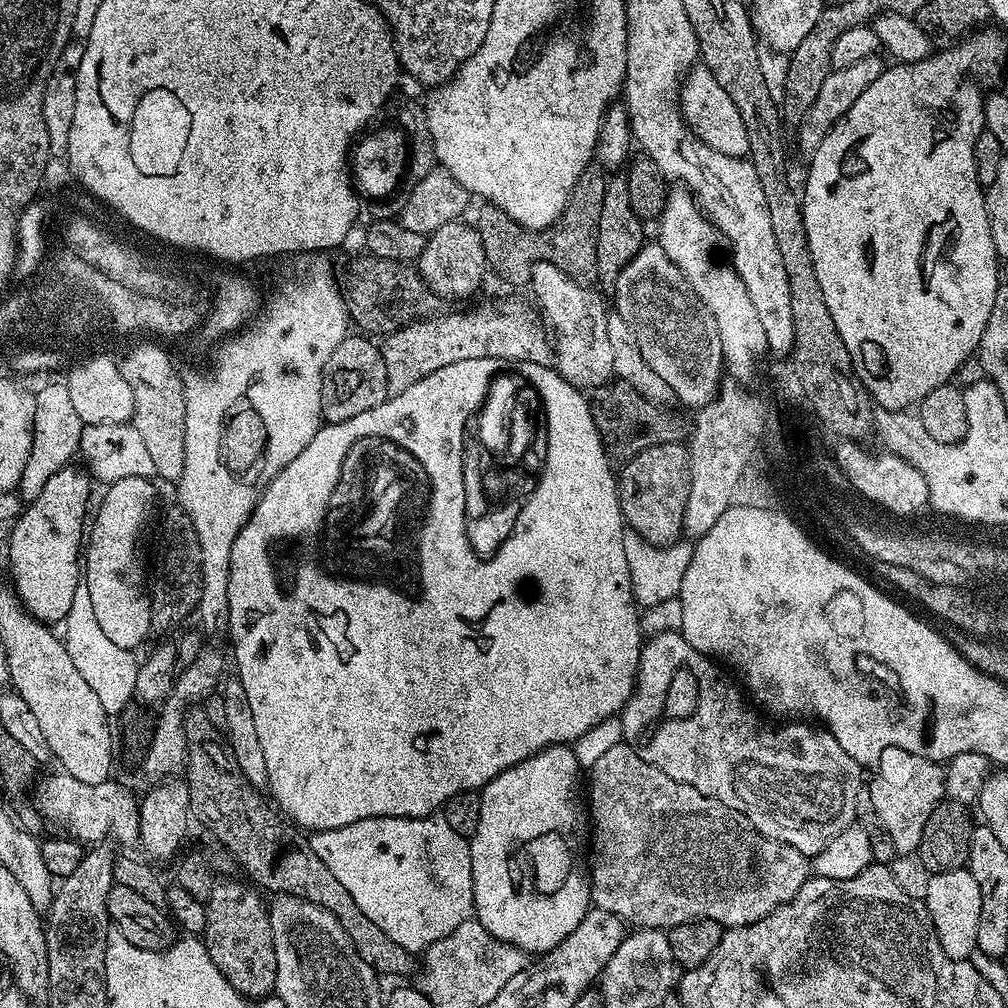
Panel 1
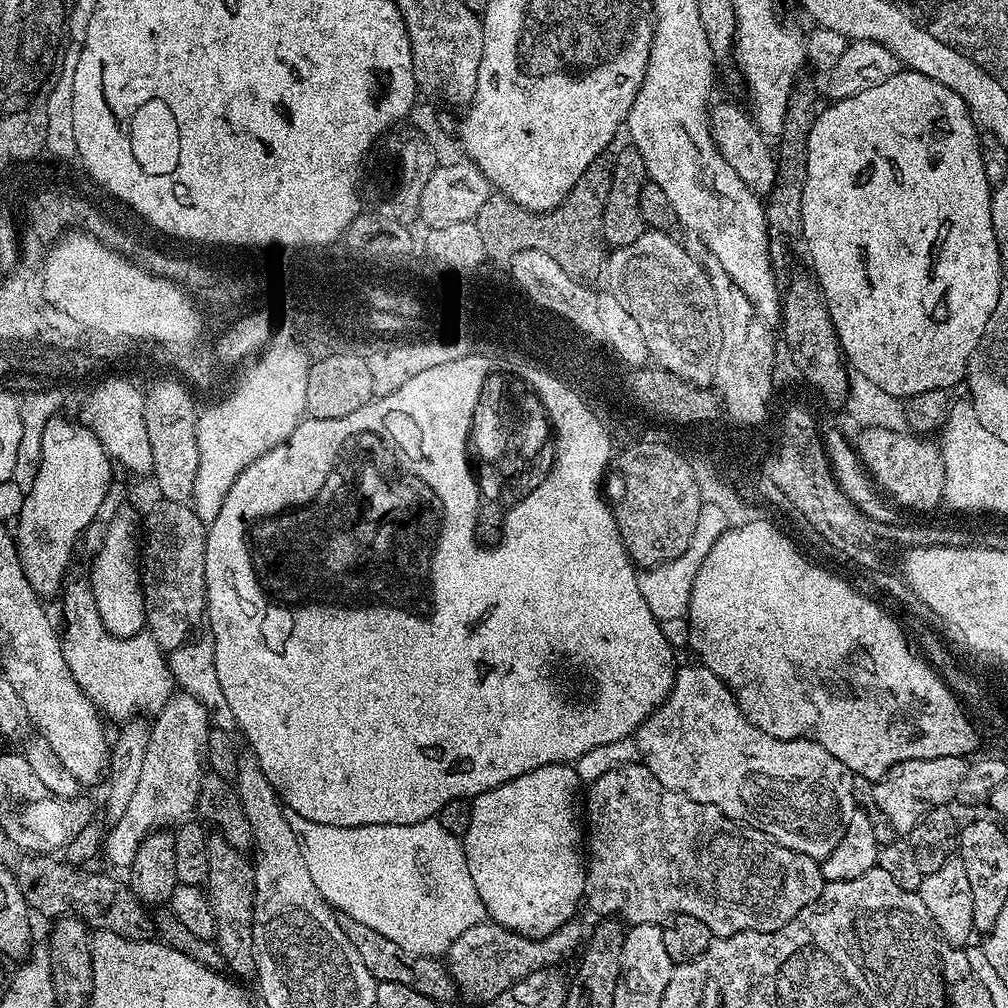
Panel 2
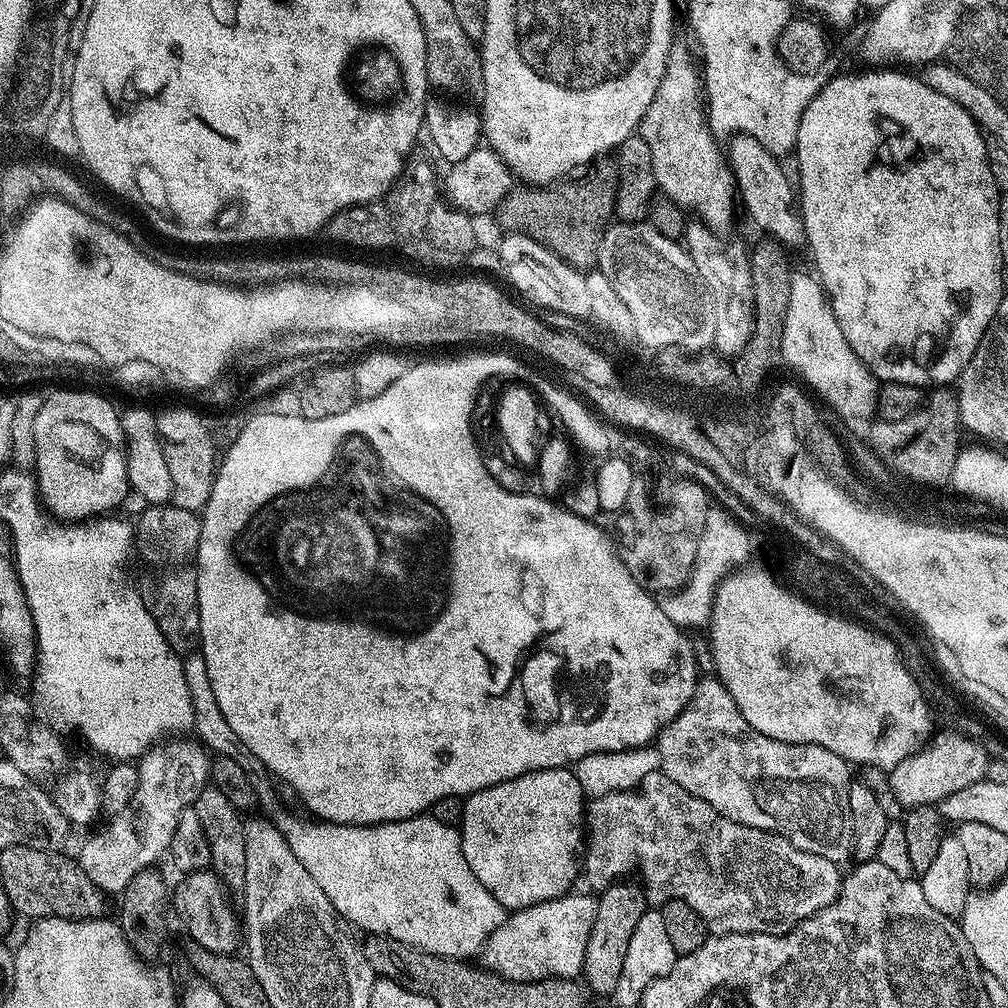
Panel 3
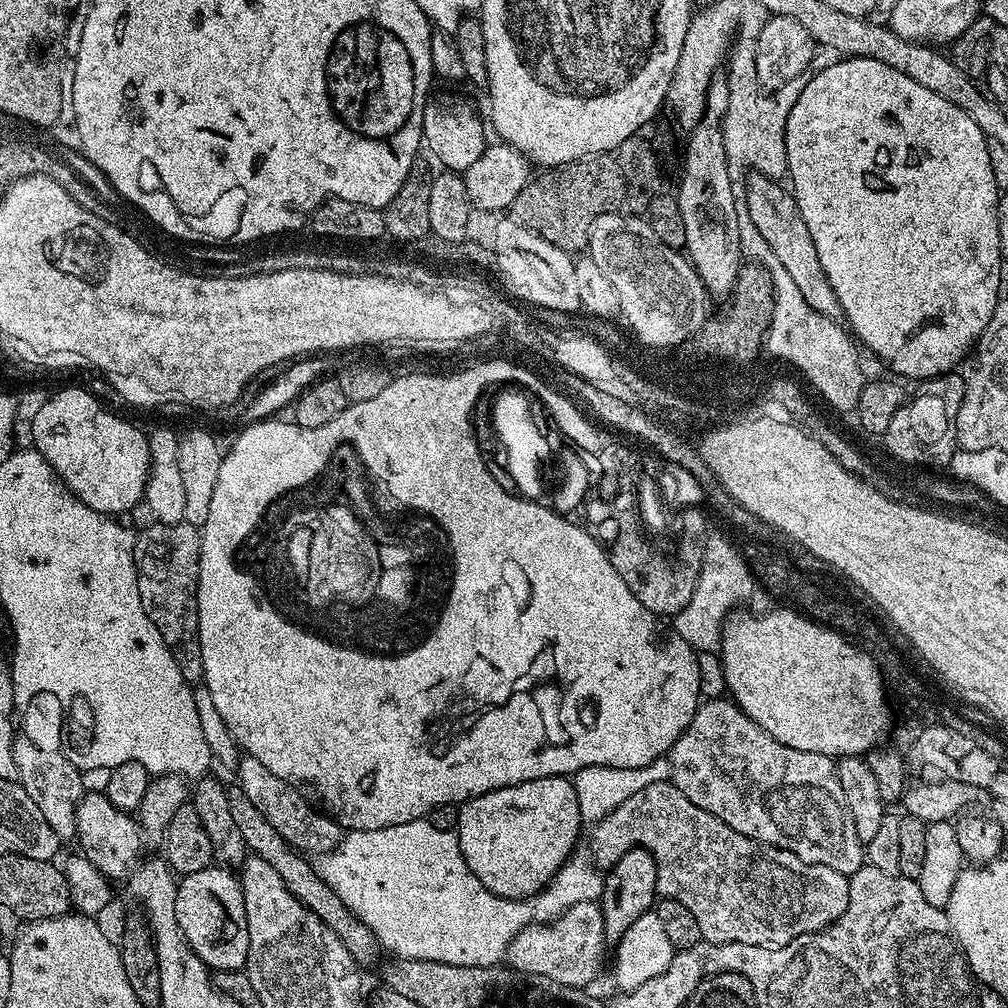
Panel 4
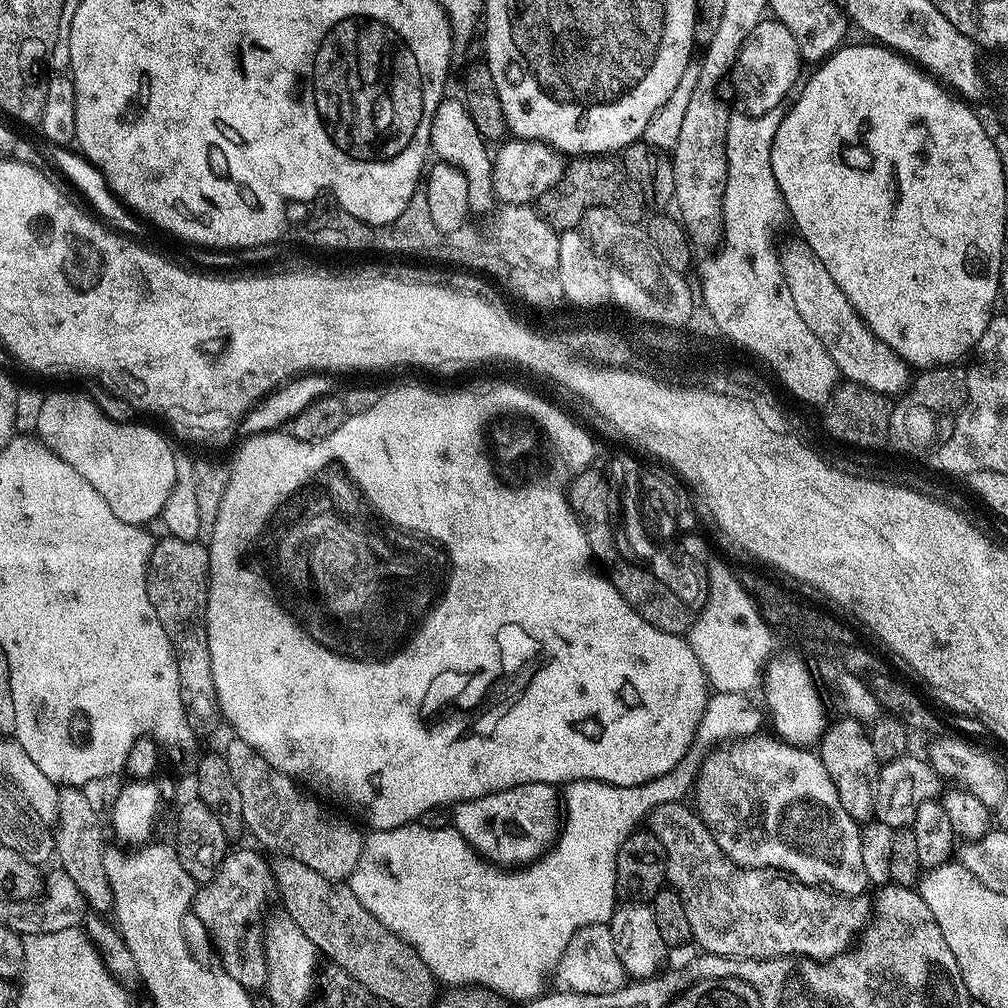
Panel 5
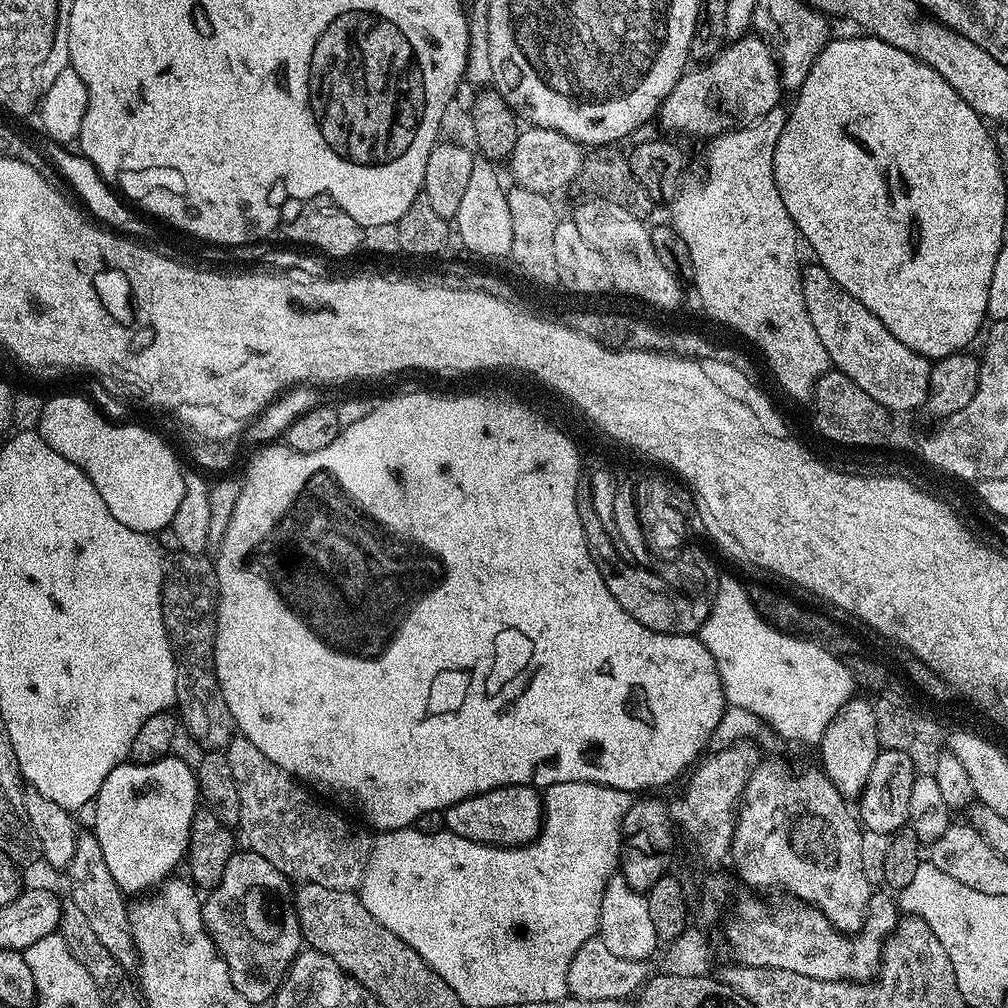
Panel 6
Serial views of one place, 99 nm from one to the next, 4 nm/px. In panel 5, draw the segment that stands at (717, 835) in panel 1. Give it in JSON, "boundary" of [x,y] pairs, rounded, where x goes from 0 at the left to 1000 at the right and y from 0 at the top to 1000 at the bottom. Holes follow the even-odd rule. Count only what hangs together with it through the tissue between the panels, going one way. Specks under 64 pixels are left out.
{"boundary":[[[674,794],[654,798],[642,807],[642,824],[657,835],[663,852],[662,876],[677,891],[681,911],[685,911],[687,933],[694,936],[697,943],[713,948],[748,949],[750,952],[765,948],[796,948],[821,952],[838,943],[846,936],[863,909],[862,894],[857,891],[836,889],[817,879],[797,877],[789,869],[772,861],[738,861],[729,857],[712,839],[710,830],[694,813],[693,806]]]}

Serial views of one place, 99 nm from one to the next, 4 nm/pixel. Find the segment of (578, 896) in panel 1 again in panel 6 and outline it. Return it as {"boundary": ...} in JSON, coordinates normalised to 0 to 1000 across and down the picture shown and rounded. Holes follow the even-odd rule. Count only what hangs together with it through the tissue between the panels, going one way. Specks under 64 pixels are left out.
{"boundary":[[[507,778],[448,798],[440,803],[439,808],[440,820],[445,825],[466,831],[475,837],[511,841],[517,837],[527,837],[535,829],[540,799],[533,783],[522,778]]]}

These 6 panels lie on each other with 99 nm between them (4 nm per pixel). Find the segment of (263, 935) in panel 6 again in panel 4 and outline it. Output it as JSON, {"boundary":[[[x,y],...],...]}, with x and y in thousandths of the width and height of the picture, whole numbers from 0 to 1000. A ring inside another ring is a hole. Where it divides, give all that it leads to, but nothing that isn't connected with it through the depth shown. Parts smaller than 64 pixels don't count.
{"boundary":[[[211,859],[204,863],[196,863],[192,867],[179,869],[175,879],[175,886],[173,887],[173,911],[175,912],[175,917],[179,921],[179,926],[185,931],[187,939],[192,942],[192,946],[196,946],[198,953],[200,953],[200,955],[211,965],[237,964],[245,957],[246,943],[248,942],[248,923],[244,919],[244,895],[242,894],[242,884],[238,878],[238,870],[229,860]]]}

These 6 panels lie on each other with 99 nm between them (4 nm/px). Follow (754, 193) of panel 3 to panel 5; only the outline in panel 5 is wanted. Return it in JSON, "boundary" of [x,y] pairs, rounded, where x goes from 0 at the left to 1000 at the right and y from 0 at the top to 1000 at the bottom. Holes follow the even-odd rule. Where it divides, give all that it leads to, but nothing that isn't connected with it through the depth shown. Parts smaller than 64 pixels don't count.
{"boundary":[[[795,236],[780,239],[772,253],[774,267],[780,276],[780,284],[784,284],[784,296],[788,296],[792,312],[796,312],[800,321],[820,342],[836,376],[872,388],[882,395],[896,390],[903,381],[903,362],[858,323],[843,296],[839,296],[831,280],[823,276],[823,268],[815,264],[815,256],[812,256],[812,252],[808,252],[808,248]]]}

